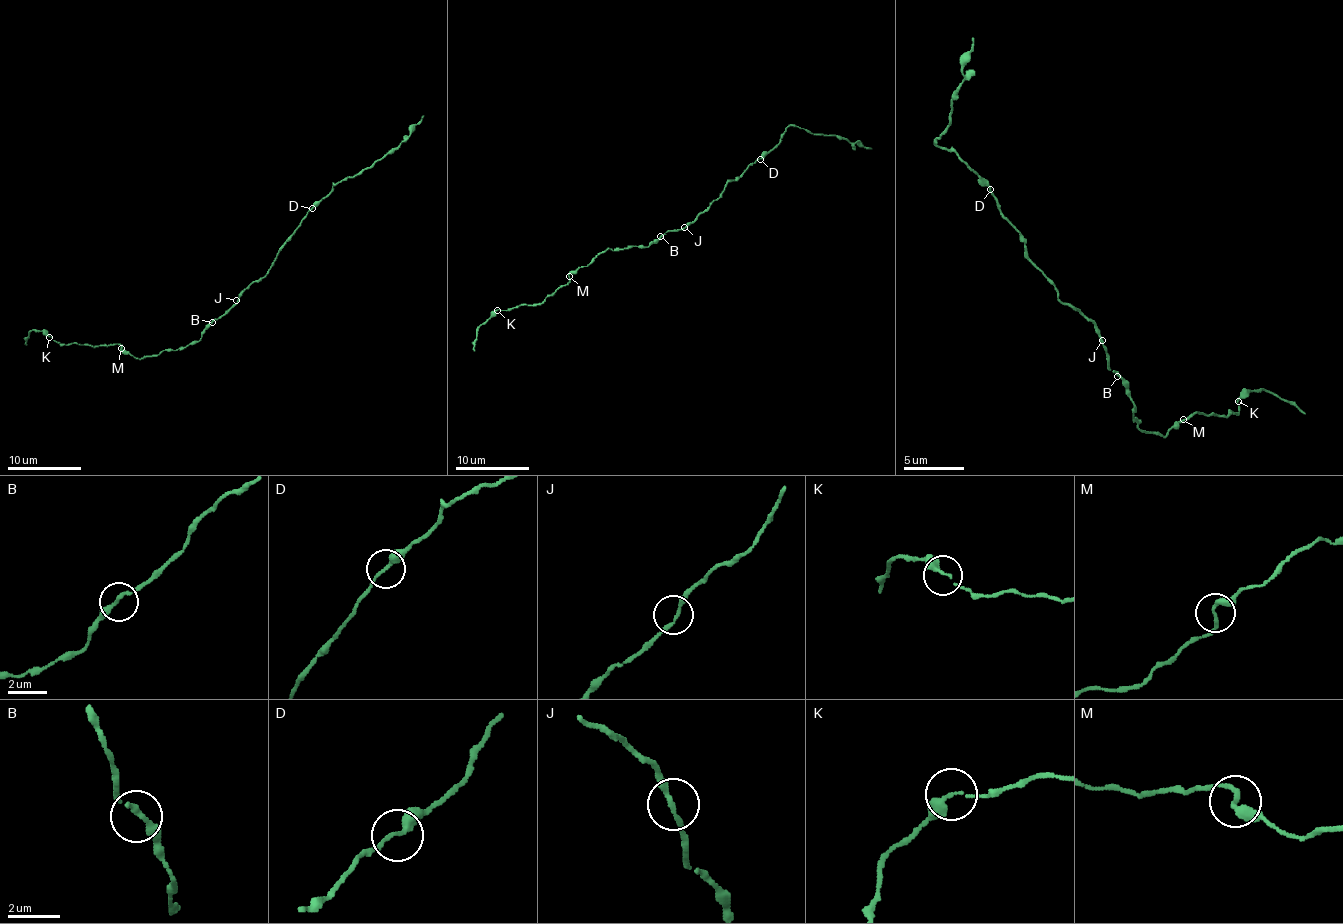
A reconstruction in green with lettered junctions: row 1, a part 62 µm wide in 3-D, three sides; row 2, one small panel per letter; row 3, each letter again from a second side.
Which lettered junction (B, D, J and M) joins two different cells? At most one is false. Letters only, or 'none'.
none

